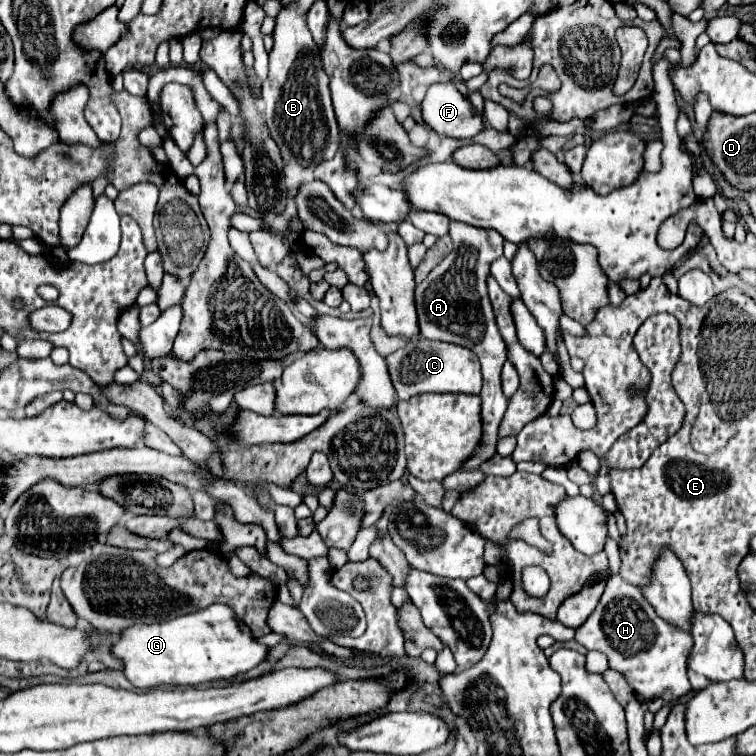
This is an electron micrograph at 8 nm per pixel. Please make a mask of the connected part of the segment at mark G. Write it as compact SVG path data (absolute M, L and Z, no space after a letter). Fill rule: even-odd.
M216 603L164 623L126 627L110 647L110 653L122 663L124 675L134 687L152 689L162 683L198 685L212 679L234 677L262 663L266 647L252 637L248 627L244 627L236 615L232 615L228 605Z

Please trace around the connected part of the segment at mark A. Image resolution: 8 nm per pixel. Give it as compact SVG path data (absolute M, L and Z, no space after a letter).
M450 221L448 235L452 237L454 249L416 287L416 307L418 307L418 319L420 319L420 333L424 339L462 345L470 349L482 365L482 379L484 379L484 387L480 391L482 439L476 451L472 453L472 457L462 463L462 469L474 471L474 469L480 469L480 465L496 453L498 427L508 407L508 399L504 397L502 385L500 385L500 371L502 371L502 365L506 363L506 347L504 347L504 341L500 339L500 331L496 327L492 303L488 299L488 289L486 289L488 267L494 259L502 255L504 237L498 231L472 227L468 223L456 223L456 221Z

